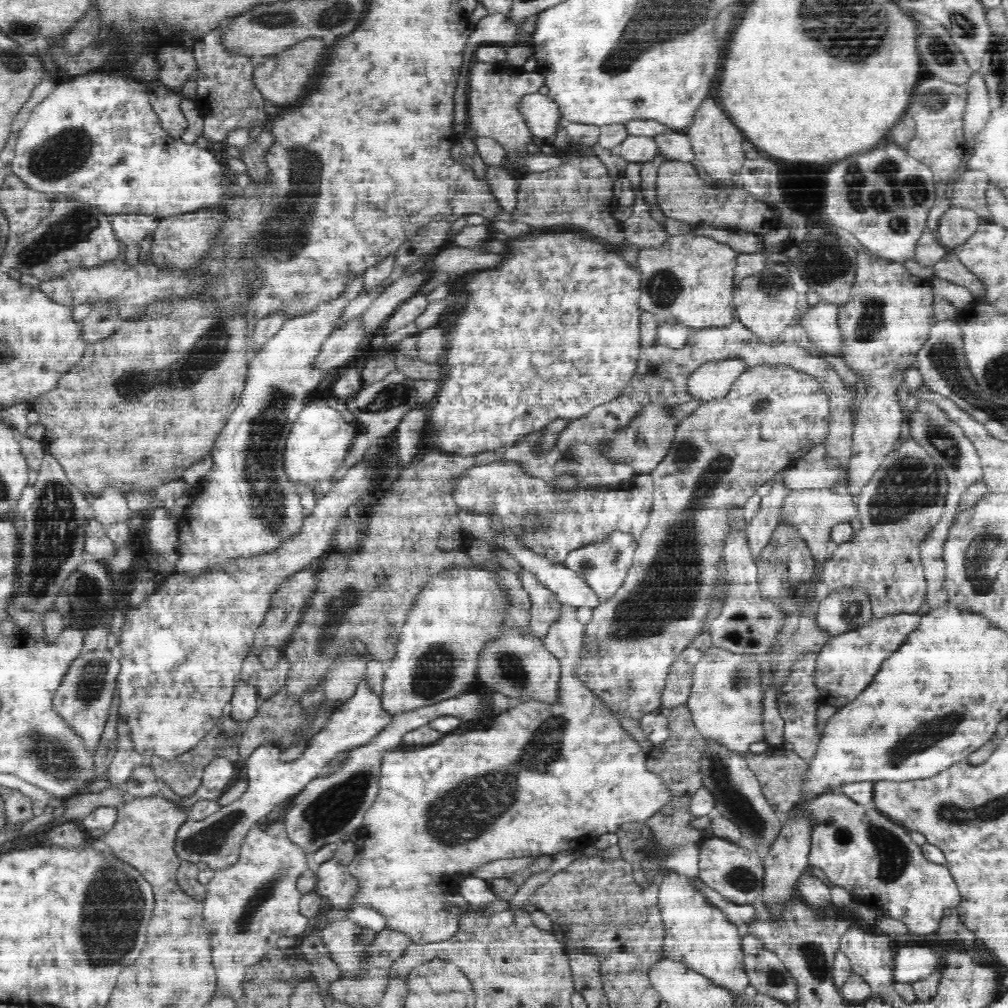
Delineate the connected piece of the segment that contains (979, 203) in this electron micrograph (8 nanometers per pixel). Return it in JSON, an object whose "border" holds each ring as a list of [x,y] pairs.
{"border":[[[965,170],[956,178],[953,187],[951,205],[974,210],[983,221],[987,221],[990,212],[987,210],[985,200],[988,176],[980,170]]]}

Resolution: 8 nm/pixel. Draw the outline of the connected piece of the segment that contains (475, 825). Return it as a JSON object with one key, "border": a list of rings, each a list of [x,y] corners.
{"border":[[[578,607],[558,612],[558,618],[548,626],[548,632],[544,634],[542,644],[554,657],[560,658],[562,664],[561,701],[558,704],[546,704],[541,702],[519,703],[499,713],[498,720],[490,728],[466,728],[466,732],[450,732],[440,738],[434,744],[418,746],[399,746],[380,750],[380,764],[378,764],[380,780],[378,780],[378,796],[374,804],[366,810],[362,820],[362,826],[356,834],[364,841],[363,851],[357,859],[348,864],[349,871],[359,878],[359,893],[351,904],[363,902],[369,904],[386,915],[388,926],[392,930],[407,932],[415,944],[429,944],[450,940],[456,935],[460,926],[460,915],[453,915],[444,909],[447,904],[440,893],[454,887],[457,877],[468,875],[471,869],[483,863],[499,858],[522,858],[528,854],[554,854],[570,850],[576,842],[582,838],[601,835],[617,831],[623,824],[649,820],[662,807],[670,804],[674,793],[668,789],[665,780],[657,773],[652,772],[647,766],[646,752],[642,751],[640,744],[628,734],[604,703],[600,703],[582,682],[575,678],[575,663],[579,660],[582,649],[582,638],[585,625],[578,620],[576,612]]]}

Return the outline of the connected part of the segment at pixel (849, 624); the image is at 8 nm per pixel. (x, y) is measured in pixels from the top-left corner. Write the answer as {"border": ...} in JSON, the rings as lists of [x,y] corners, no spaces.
{"border":[[[859,586],[832,588],[819,602],[817,621],[831,635],[856,629],[873,618],[871,598]]]}

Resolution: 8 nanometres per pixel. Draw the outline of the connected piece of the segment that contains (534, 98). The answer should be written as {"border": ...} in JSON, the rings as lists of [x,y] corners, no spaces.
{"border":[[[539,92],[524,94],[518,102],[518,112],[526,121],[528,130],[539,142],[556,132],[560,114],[556,103],[548,95]]]}

